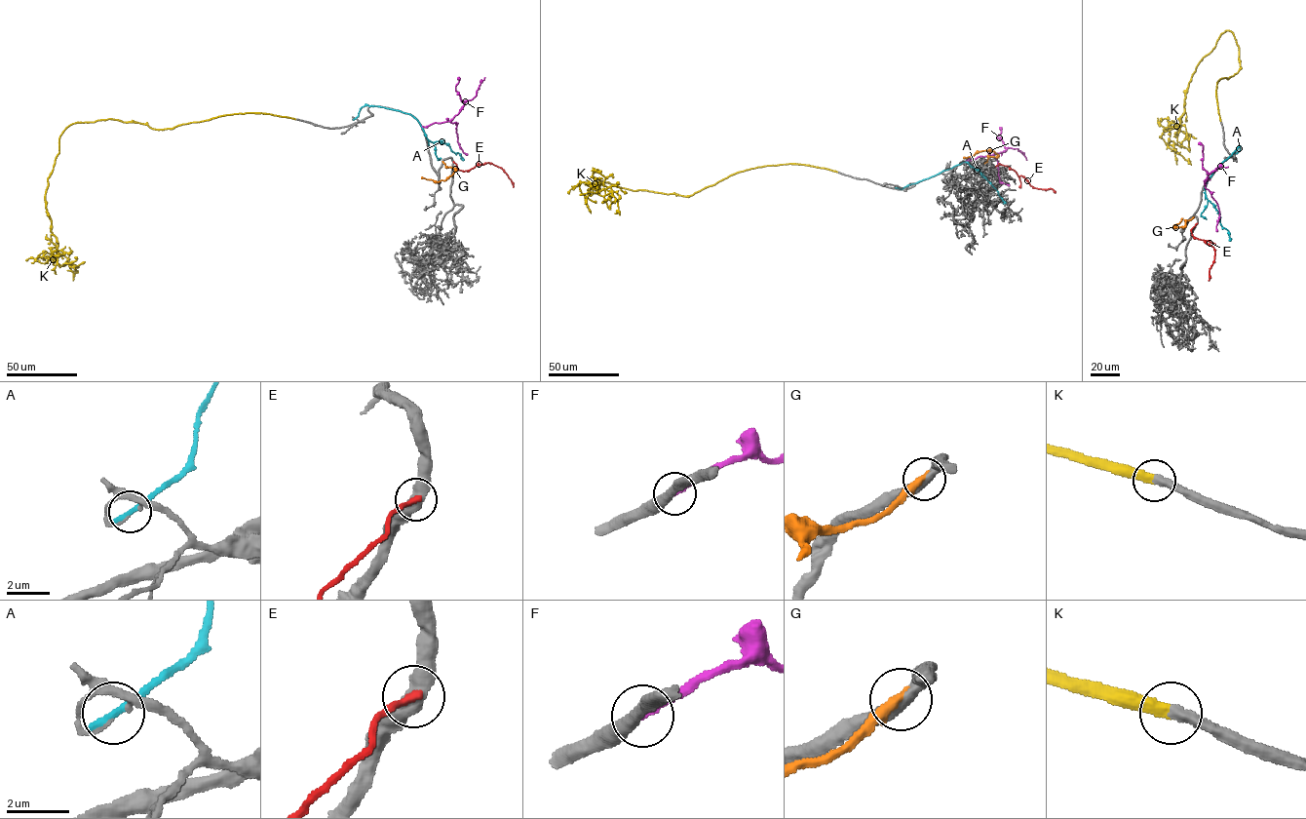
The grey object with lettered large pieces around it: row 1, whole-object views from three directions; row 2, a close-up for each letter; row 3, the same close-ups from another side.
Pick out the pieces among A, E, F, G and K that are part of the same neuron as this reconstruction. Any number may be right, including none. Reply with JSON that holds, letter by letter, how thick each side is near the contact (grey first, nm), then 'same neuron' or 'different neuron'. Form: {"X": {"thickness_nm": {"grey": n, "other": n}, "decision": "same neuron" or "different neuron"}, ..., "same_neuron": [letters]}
{"A": {"thickness_nm": {"grey": 130, "other": 280}, "decision": "different neuron"}, "E": {"thickness_nm": {"grey": 480, "other": 240}, "decision": "different neuron"}, "F": {"thickness_nm": {"grey": 420, "other": 190}, "decision": "different neuron"}, "G": {"thickness_nm": {"grey": 440, "other": 360}, "decision": "different neuron"}, "K": {"thickness_nm": {"grey": 360, "other": 360}, "decision": "same neuron"}, "same_neuron": ["K"]}

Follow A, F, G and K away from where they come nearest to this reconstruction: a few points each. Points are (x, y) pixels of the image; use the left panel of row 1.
A: (354, 119), (360, 108), (367, 105), (408, 113), (416, 118), (427, 138), (446, 143), (463, 160)
F: (421, 126), (449, 121), (458, 114), (464, 101), (455, 91), (457, 78)
G: (442, 162), (444, 166), (455, 170), (444, 180), (421, 178)
K: (294, 119), (245, 112), (158, 130), (116, 119), (69, 125), (45, 195), (57, 258), (38, 255), (54, 260)

